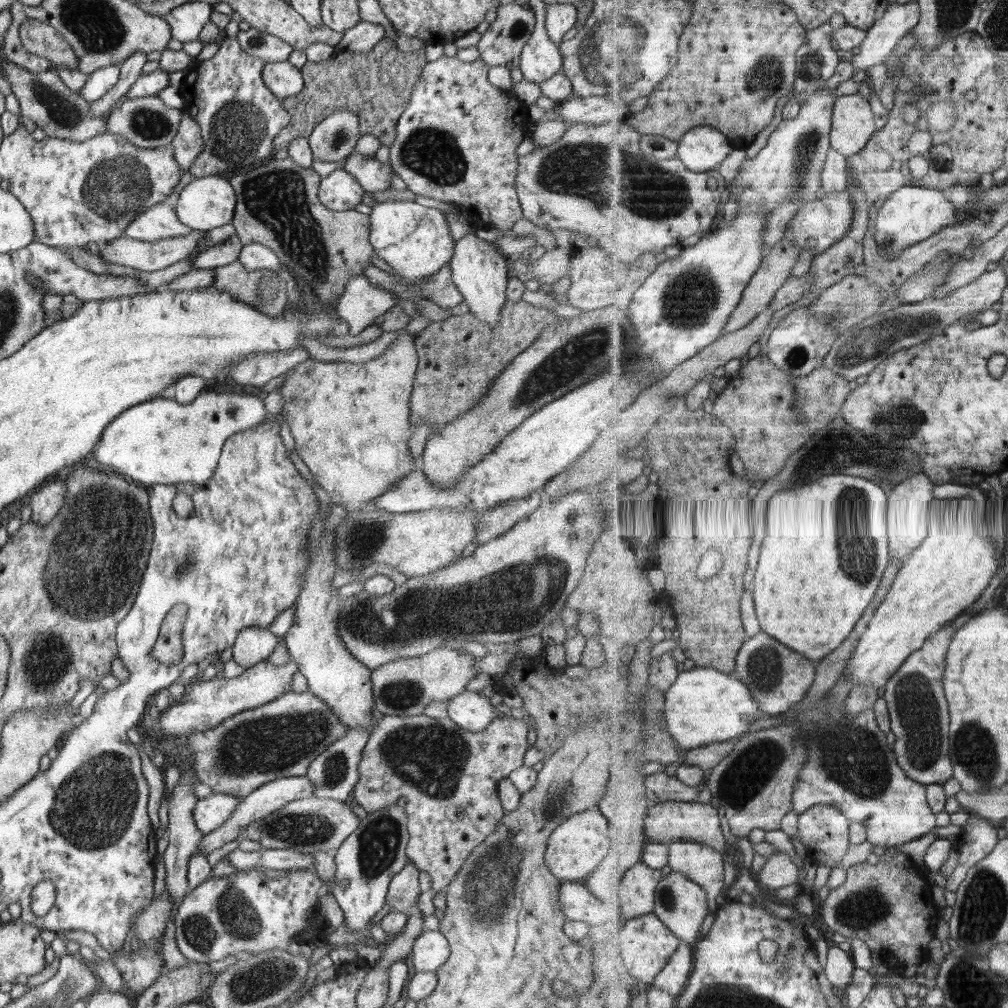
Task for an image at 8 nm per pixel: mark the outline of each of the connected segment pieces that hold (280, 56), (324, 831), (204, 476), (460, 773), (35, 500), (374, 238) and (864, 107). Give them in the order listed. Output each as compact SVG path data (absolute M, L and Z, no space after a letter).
M250 28L246 31L238 31L235 38L244 52L270 63L288 61L293 51L285 40L272 33L268 34L266 30Z
M302 798L286 804L282 810L268 814L256 822L250 822L240 839L258 842L265 849L291 849L295 852L335 853L352 832L356 832L361 820L352 812L352 806L332 798Z
M203 389L190 404L160 398L135 404L121 412L104 428L99 438L98 448L91 453L92 462L100 462L100 466L117 469L129 480L134 480L143 486L175 485L176 483L194 483L206 486L216 470L221 448L227 438L244 430L249 430L266 419L266 408L263 396L254 394L238 394L232 392L214 392Z
M424 713L418 716L388 716L374 721L369 739L358 763L360 780L354 786L354 804L368 814L394 806L404 798L404 814L408 836L406 857L412 860L419 871L428 872L432 877L432 890L446 888L461 870L465 860L494 831L504 818L497 787L500 780L507 778L523 765L524 754L532 738L530 728L524 719L507 717L494 719L483 731L472 732L460 728L450 717L430 718Z
M64 478L54 482L50 481L42 486L31 497L31 521L48 524L58 514L66 493L67 486Z
M416 201L379 202L369 214L369 241L375 253L409 282L432 278L444 265L450 265L454 242L446 215Z
M850 94L837 100L833 148L854 156L867 148L879 130L876 111L864 94Z

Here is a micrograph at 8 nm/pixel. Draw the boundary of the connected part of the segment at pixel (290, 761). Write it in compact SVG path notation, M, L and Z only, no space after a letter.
M290 690L266 704L236 713L210 730L193 732L186 737L195 754L194 778L209 786L212 794L233 794L242 799L266 782L288 776L305 776L312 761L347 731L345 724L319 696L310 691L298 693Z

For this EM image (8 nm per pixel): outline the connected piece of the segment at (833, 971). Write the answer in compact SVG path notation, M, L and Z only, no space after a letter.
M838 945L829 949L825 970L835 989L841 989L848 988L855 981L858 966L852 951L846 951Z

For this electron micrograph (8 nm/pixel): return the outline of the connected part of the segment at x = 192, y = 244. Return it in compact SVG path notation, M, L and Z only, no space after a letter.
M193 230L186 236L176 236L174 238L161 238L156 241L140 241L124 234L121 237L113 239L111 243L103 245L100 249L101 258L110 264L119 264L120 266L130 266L136 270L156 271L162 270L167 266L172 266L175 262L186 258L192 254L203 241L207 231Z

